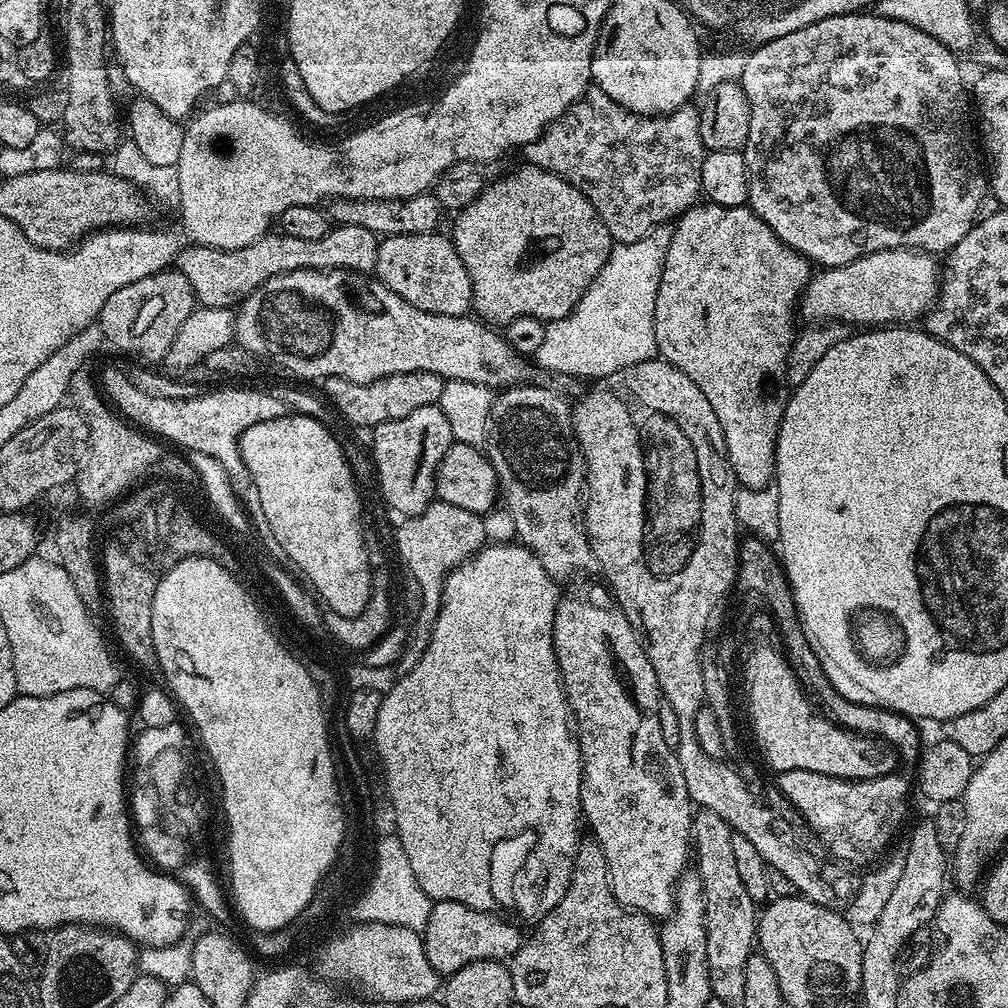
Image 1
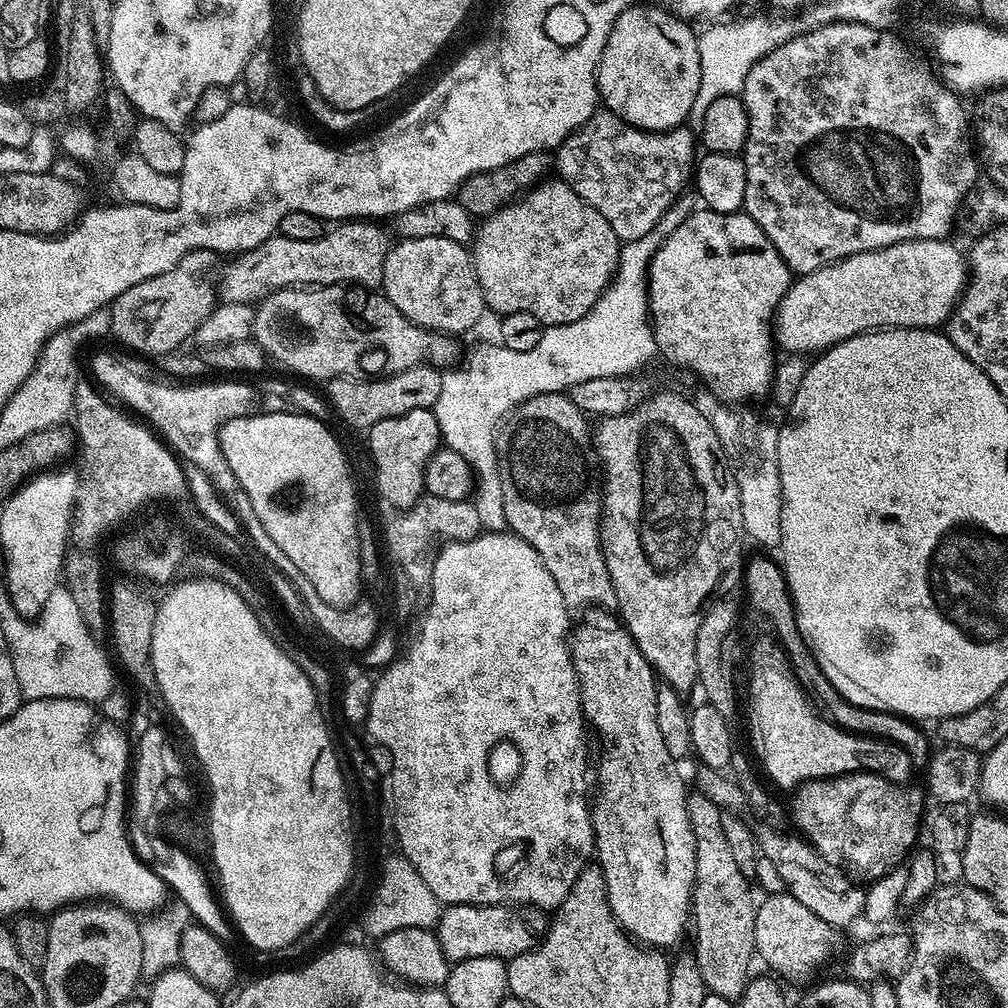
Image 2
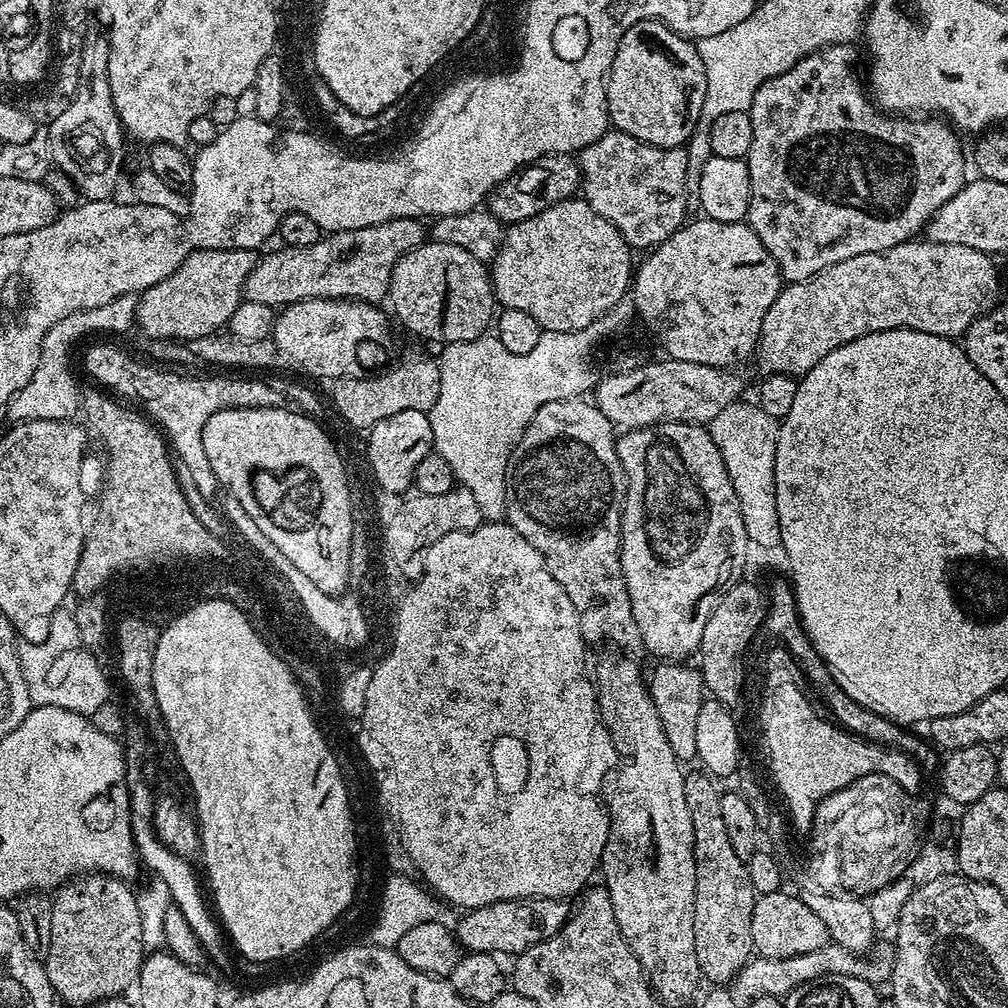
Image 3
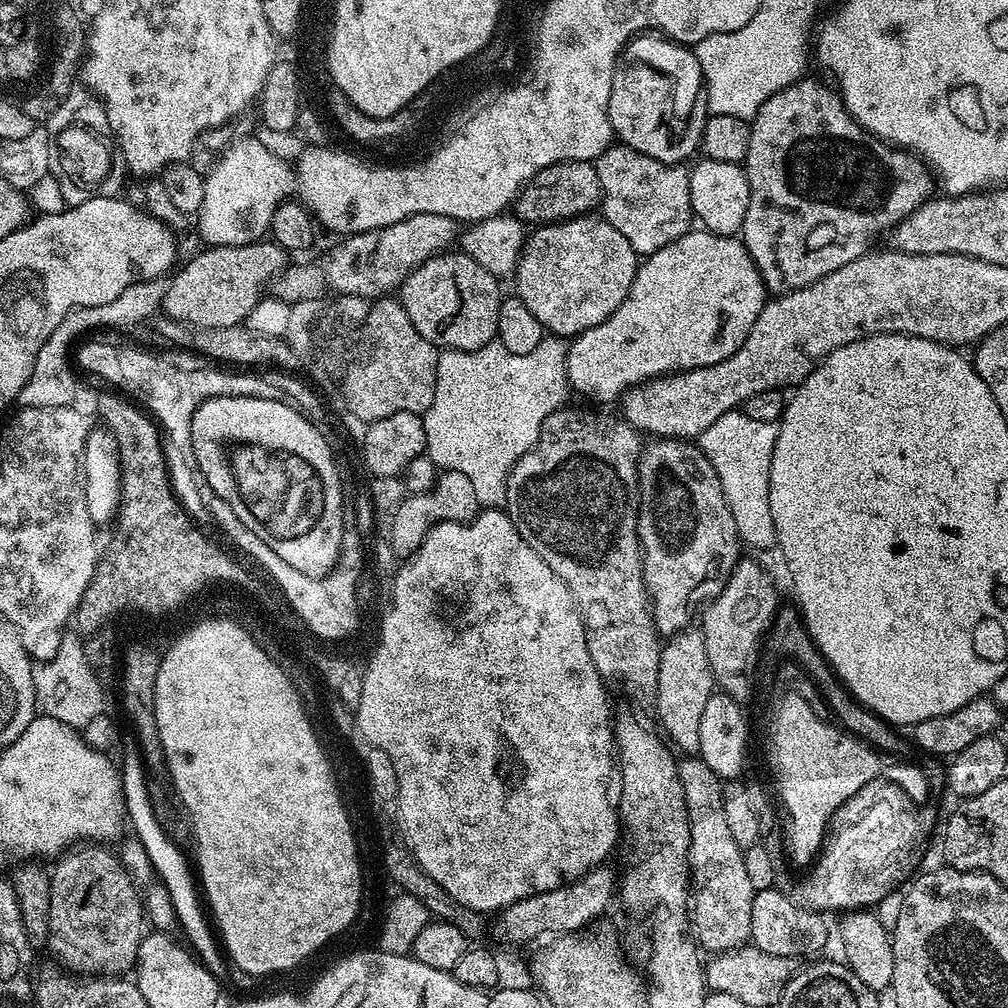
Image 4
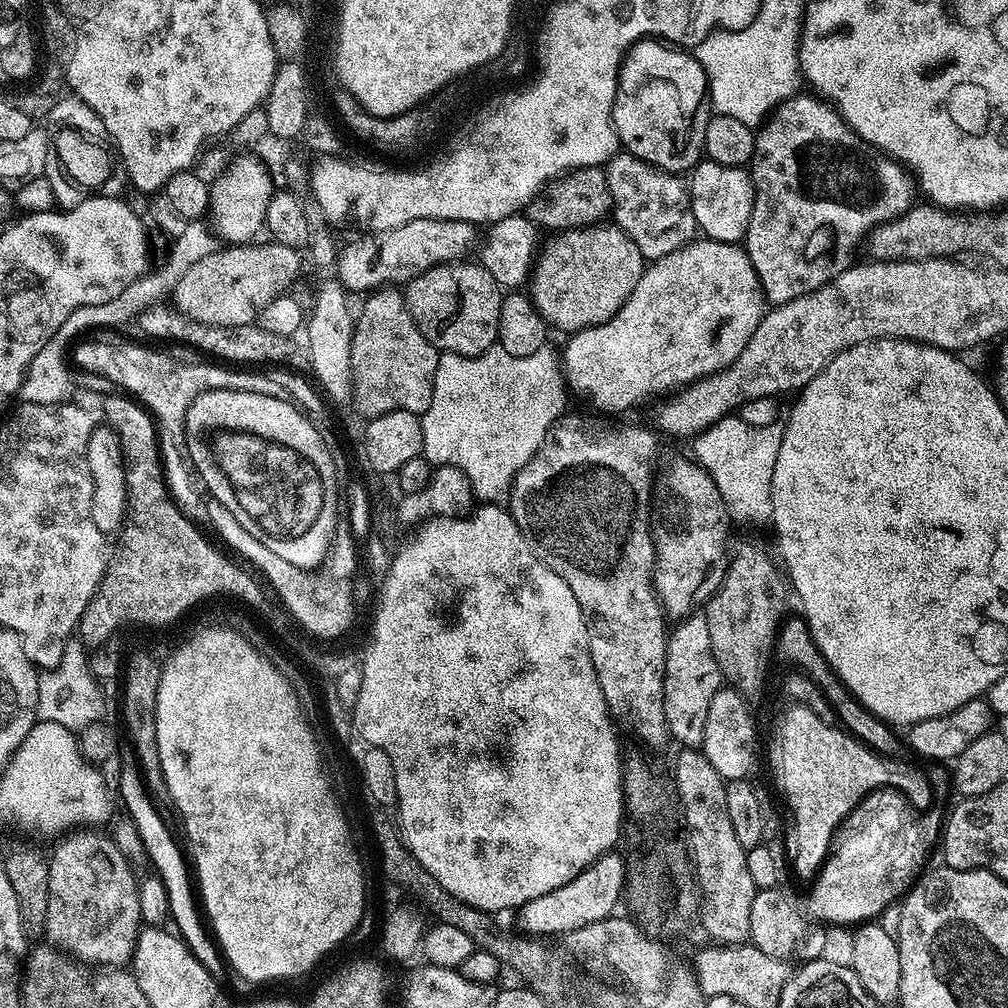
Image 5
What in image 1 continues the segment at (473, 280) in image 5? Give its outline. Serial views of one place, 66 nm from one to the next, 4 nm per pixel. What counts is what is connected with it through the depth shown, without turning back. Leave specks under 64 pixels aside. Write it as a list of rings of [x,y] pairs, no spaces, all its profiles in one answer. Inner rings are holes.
[[[423,232],[383,237],[378,248],[374,276],[394,290],[398,298],[410,302],[410,306],[418,310],[443,316],[468,316],[472,308],[470,274],[466,274],[466,266],[462,266],[462,258],[458,258],[451,239],[441,234]]]

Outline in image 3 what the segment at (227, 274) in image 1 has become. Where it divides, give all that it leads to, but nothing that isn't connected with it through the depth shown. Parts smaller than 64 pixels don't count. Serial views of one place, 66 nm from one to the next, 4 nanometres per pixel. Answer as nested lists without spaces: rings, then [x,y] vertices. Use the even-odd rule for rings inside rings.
[[[394,218],[390,222],[378,222],[378,226],[362,226],[362,230],[342,230],[325,235],[309,248],[281,247],[281,252],[272,252],[269,256],[261,255],[254,270],[244,283],[244,299],[250,302],[265,303],[272,309],[279,309],[286,304],[299,300],[363,300],[366,304],[379,305],[388,300],[390,278],[398,258],[414,250],[426,240],[426,228],[417,218]]]

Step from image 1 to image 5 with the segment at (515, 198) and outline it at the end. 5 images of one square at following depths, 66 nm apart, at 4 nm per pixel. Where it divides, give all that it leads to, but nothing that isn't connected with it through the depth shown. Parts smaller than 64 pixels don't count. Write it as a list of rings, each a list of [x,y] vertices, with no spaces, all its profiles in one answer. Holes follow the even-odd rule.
[[[608,226],[573,228],[570,232],[562,232],[553,235],[551,237],[553,240],[550,241],[548,245],[546,245],[547,243],[543,245],[542,253],[539,255],[538,261],[534,266],[533,274],[530,278],[530,295],[532,301],[535,302],[537,310],[542,314],[544,323],[551,326],[553,329],[561,328],[561,330],[564,331],[564,334],[580,332],[584,328],[593,328],[595,324],[601,324],[610,318],[614,318],[614,314],[618,314],[618,310],[624,305],[626,298],[630,298],[630,294],[634,294],[634,286],[638,286],[638,278],[642,278],[642,274],[644,273],[646,261],[644,255],[638,250],[638,246],[634,246],[634,242],[621,228],[615,226],[609,226],[609,228],[604,227]]]

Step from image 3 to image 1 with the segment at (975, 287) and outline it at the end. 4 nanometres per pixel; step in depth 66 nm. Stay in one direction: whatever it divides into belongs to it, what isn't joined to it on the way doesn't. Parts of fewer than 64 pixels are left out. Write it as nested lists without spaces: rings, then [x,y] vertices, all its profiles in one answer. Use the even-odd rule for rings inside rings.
[[[891,248],[860,256],[836,268],[827,268],[809,283],[802,297],[802,316],[804,312],[808,322],[844,322],[849,316],[852,320],[876,320],[872,322],[884,326],[919,321],[932,307],[940,287],[942,268],[939,263],[936,265],[936,260],[935,255],[914,248]]]

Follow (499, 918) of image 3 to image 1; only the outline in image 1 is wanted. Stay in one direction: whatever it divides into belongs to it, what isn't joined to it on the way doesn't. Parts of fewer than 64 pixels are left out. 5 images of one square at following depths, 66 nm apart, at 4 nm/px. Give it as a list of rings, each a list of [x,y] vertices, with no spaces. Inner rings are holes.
[[[435,901],[430,918],[422,929],[426,958],[430,958],[430,966],[434,966],[434,970],[441,974],[457,972],[462,970],[462,966],[470,966],[470,962],[478,962],[479,960],[507,961],[519,950],[522,943],[522,935],[520,936],[519,930],[512,924],[515,923],[503,915],[493,914],[492,912],[479,912],[462,902]]]

